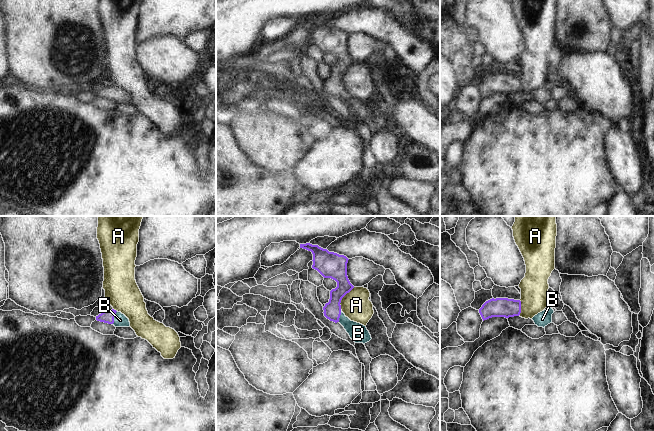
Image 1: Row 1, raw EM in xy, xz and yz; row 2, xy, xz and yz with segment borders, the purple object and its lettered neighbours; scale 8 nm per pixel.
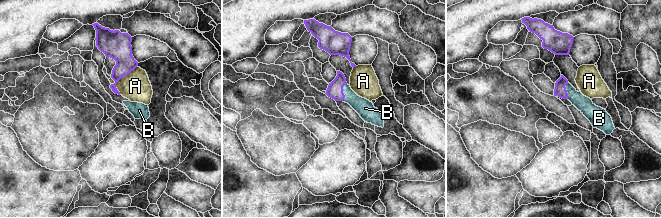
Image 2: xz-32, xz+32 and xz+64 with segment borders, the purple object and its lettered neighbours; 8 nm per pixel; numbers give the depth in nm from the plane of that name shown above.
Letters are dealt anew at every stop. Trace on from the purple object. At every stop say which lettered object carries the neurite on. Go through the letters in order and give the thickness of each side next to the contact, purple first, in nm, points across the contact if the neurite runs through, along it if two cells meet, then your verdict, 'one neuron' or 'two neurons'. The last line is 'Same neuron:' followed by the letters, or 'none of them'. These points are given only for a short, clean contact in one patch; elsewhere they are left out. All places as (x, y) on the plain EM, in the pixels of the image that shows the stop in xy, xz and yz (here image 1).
A: calibres 190 and 220 nm; border xz (354, 63), (342, 74), (340, 85); two neurons
B: calibres 100 and 110 nm; way xy (108, 92), (113, 94), (120, 96); one neuron
Same neuron: B

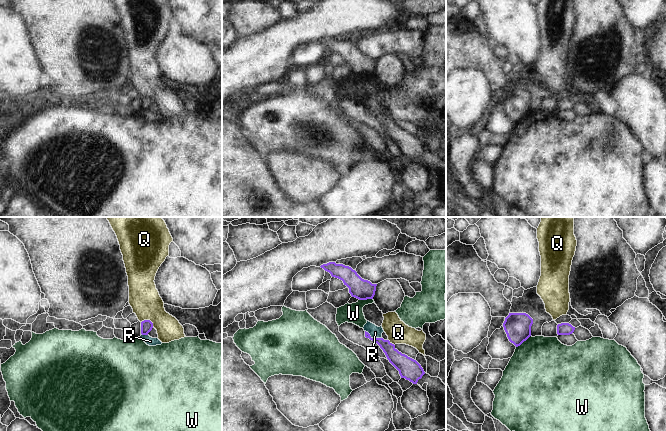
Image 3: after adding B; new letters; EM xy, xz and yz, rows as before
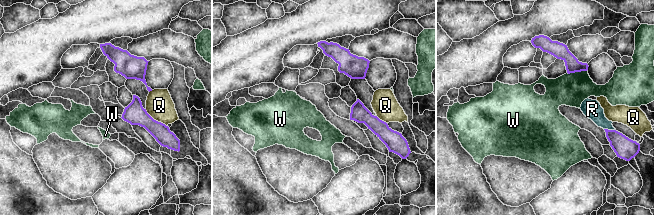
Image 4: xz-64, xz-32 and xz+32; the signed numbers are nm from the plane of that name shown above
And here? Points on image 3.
Q: calibres 100 and 240 nm; border xy (141, 97), (149, 96), (153, 102); two neurons
R: calibres 120 and 100 nm; two neurons
W: calibres 220 and 480 nm; border yz (530, 111), (516, 123); two neurons
Same neuron: none of them

